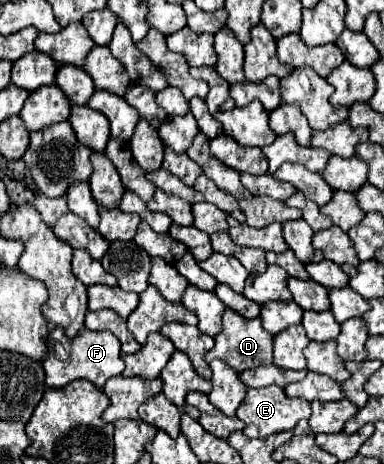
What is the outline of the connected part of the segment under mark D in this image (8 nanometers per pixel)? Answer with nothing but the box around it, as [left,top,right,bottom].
[206,309,272,373]

